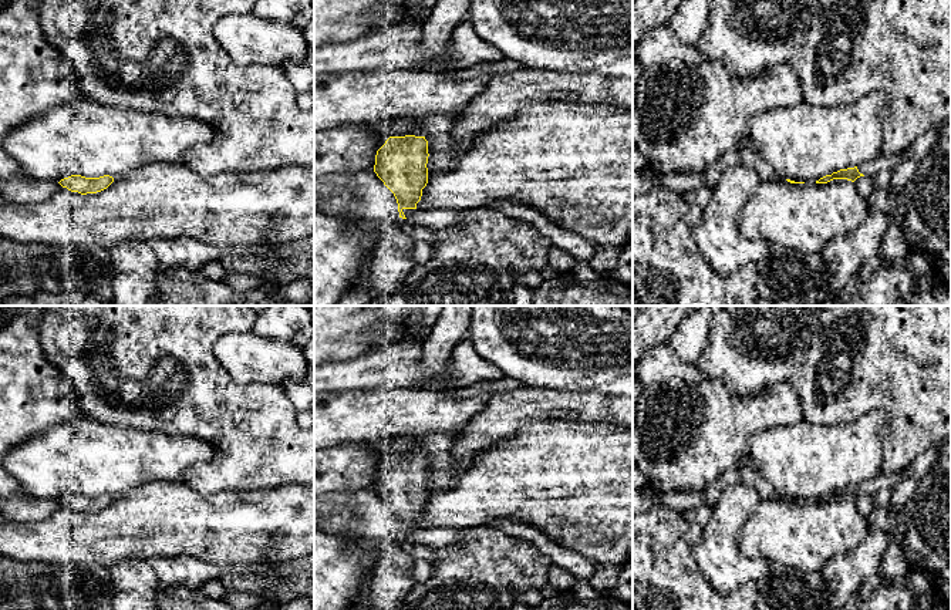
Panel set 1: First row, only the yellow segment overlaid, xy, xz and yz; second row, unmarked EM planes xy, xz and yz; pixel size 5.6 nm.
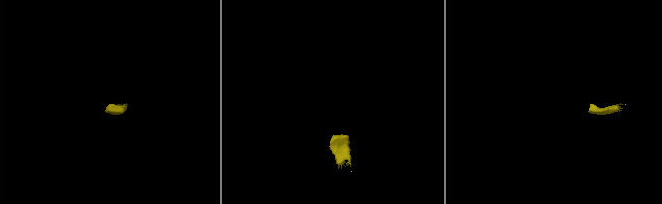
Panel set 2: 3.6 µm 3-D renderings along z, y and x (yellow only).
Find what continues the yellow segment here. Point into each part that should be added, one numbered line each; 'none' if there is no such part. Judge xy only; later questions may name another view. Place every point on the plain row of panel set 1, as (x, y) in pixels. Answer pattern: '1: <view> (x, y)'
none

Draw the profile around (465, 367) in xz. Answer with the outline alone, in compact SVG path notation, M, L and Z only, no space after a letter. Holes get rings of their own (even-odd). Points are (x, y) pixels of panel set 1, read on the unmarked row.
M468 337L459 343L449 357L448 370L442 380L449 391L461 387L469 387L482 381L495 381L502 378L502 373L475 350L472 340Z

